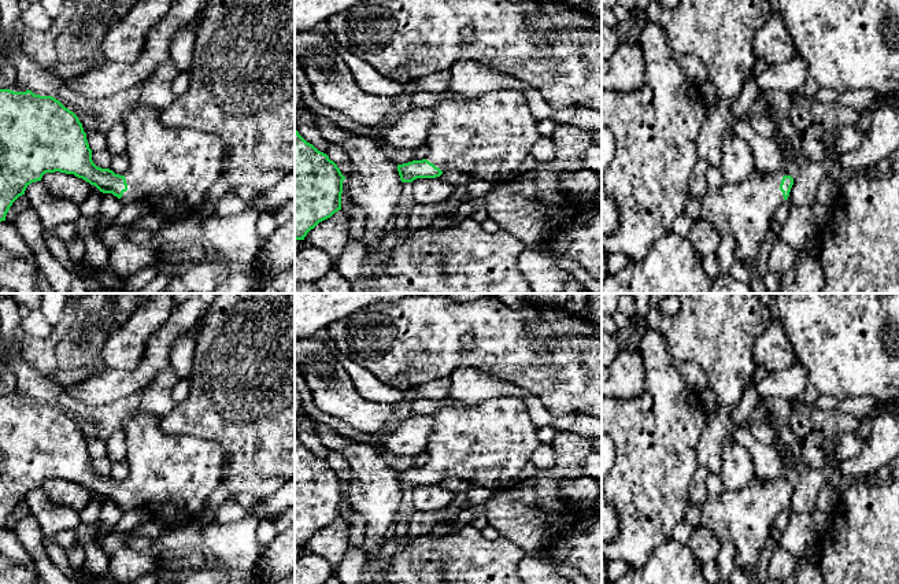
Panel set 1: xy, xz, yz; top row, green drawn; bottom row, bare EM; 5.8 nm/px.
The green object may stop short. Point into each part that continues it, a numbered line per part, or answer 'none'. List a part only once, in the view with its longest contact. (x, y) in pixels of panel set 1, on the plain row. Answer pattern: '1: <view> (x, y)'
1: xy (170, 477)

